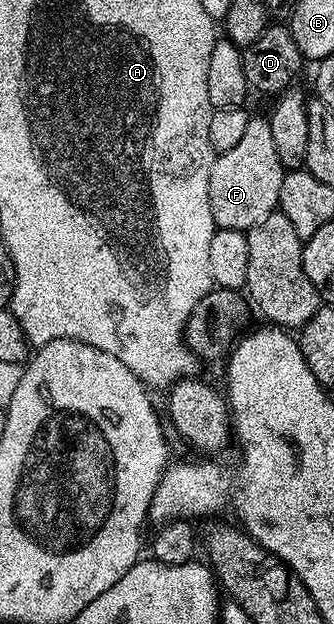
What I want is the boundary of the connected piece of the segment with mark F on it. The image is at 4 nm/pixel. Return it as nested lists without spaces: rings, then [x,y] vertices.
[[[250,117],[247,129],[235,143],[235,148],[222,150],[216,157],[209,168],[209,199],[214,227],[248,232],[252,226],[277,210],[279,188],[286,172],[275,152],[275,139],[268,117]]]

